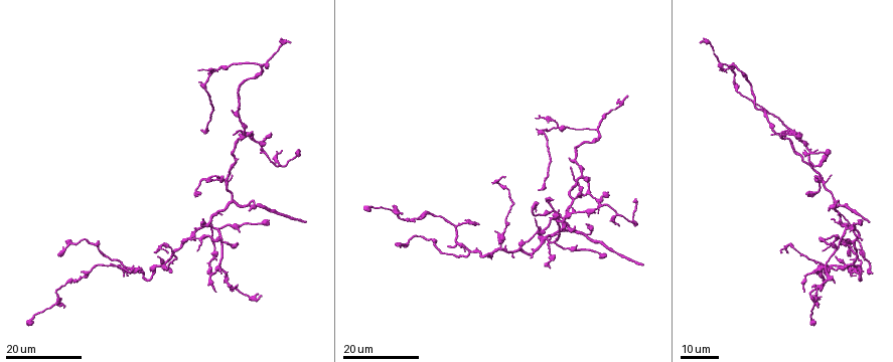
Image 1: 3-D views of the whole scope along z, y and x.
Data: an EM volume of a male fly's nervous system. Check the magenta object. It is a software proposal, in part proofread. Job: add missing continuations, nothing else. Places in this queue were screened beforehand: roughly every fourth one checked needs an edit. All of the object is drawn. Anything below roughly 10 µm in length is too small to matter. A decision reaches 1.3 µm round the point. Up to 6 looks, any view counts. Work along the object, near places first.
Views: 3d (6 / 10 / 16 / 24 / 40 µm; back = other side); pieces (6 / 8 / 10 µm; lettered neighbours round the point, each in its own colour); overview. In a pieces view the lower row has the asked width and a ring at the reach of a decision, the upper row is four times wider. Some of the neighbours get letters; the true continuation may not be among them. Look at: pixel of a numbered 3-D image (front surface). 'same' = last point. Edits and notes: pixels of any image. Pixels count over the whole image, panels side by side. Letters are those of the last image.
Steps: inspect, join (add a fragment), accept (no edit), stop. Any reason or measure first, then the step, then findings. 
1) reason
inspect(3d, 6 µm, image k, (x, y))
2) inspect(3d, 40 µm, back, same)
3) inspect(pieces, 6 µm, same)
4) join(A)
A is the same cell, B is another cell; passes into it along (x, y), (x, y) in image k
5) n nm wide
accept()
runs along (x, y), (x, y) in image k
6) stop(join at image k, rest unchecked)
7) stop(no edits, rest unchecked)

an open end
inspect(3d, 16 µm, image 1, (231, 285))

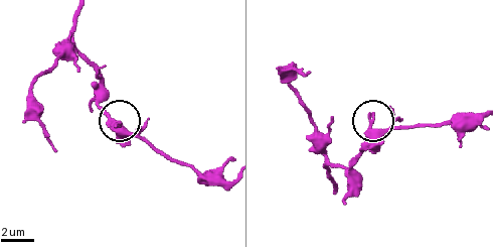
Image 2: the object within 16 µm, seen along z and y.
closer look
inspect(3d, 10 µm, image 2, (368, 116))

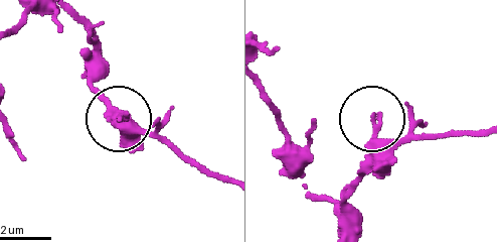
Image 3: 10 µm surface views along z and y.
inspect(pieces, 8 µm, image 3, (374, 118))

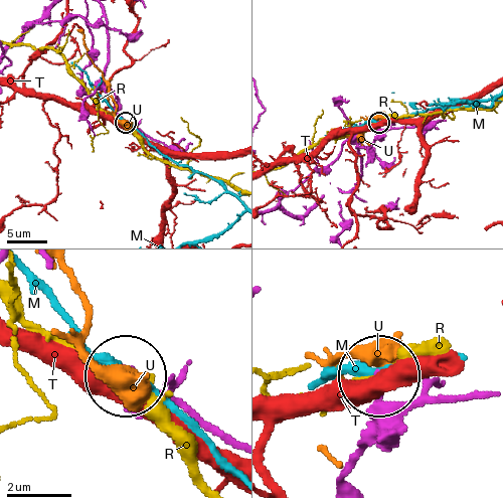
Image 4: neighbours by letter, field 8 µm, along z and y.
accept()
M, R, T and U are other cells; no lettered fragment goes on from it

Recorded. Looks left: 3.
free end
inspect(3d, 24 µm, image 1, (448, 247))

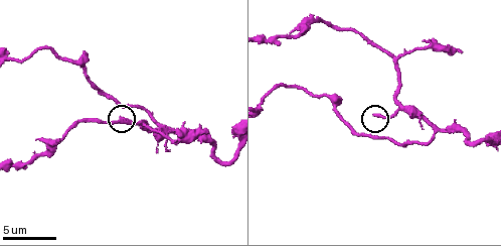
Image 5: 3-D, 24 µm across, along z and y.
inspect(pieces, 6 µm, image 5, (373, 115))

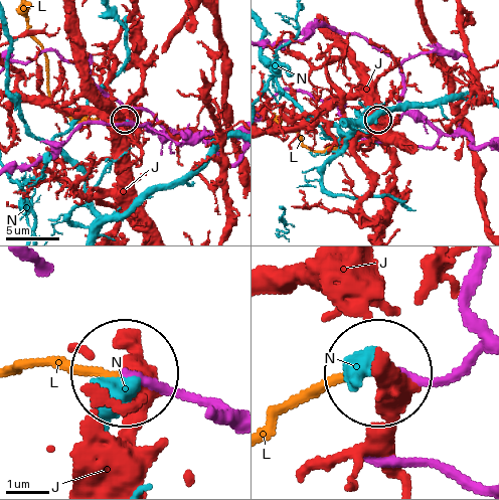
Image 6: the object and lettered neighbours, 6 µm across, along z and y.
200 nm wide
join(L)
L is the same cell, J and N are other cells; it goes on there

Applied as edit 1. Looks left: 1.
inspect(pieces, 10 µm, image 5, (38, 138))

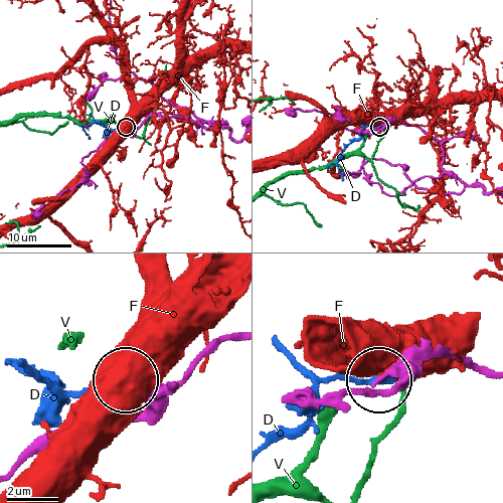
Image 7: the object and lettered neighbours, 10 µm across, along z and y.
accept()
D, F and V are other cells; none of them fits

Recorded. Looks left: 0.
stop(join at image 6, rest unchecked)

